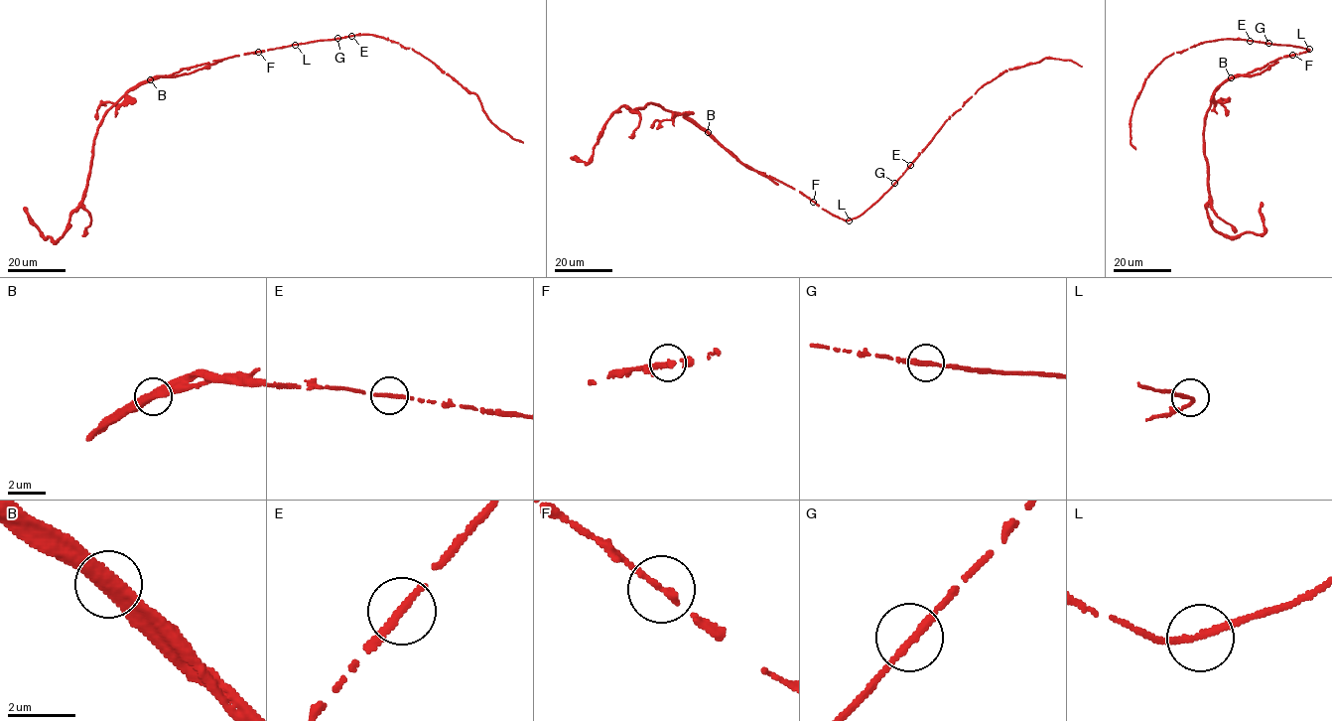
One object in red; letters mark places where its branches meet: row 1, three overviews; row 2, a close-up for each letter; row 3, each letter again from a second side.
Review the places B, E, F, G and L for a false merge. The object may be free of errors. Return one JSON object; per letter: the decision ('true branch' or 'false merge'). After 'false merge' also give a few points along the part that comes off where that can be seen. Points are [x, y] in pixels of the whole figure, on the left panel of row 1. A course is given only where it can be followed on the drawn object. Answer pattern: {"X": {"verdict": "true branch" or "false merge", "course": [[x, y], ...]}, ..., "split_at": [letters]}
{"B": {"verdict": "false merge", "course": [[150, 79], [157, 76], [187, 74], [222, 60]]}, "E": {"verdict": "true branch"}, "F": {"verdict": "true branch"}, "G": {"verdict": "true branch"}, "L": {"verdict": "true branch"}, "split_at": ["B"]}

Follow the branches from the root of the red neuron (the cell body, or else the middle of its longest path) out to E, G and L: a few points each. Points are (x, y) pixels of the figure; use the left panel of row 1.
E: (246, 53), (351, 36)
G: (246, 53), (337, 39)
L: (246, 53), (295, 45)

